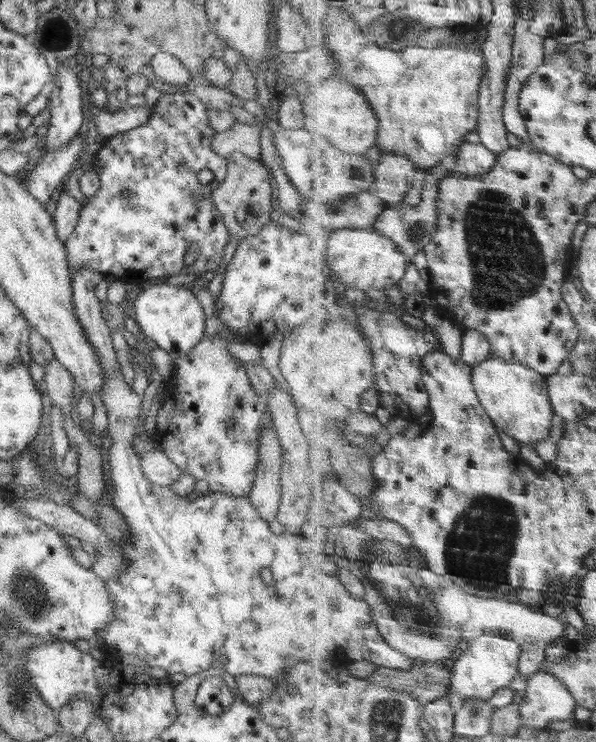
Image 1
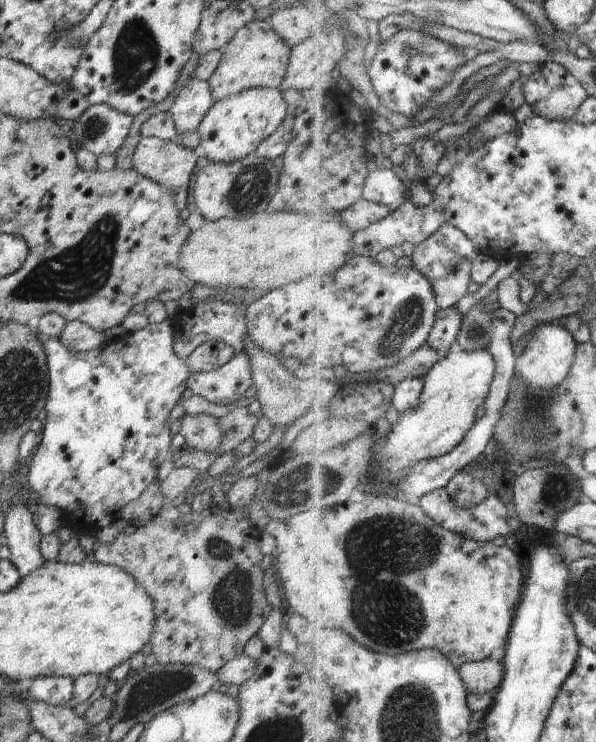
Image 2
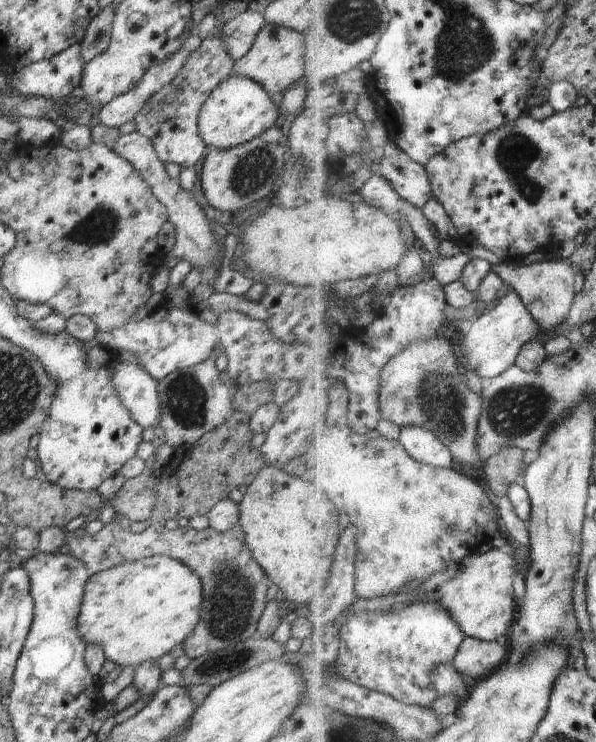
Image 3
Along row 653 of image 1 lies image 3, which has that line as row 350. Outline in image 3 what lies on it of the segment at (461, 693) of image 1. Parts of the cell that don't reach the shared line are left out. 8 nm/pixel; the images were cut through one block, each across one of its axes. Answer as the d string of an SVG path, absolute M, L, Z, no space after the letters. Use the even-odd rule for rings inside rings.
M512 290L493 310L484 311L474 320L473 327L463 342L462 359L466 366L469 364L470 369L483 379L491 381L517 365L522 348L540 338L539 329L540 326L530 313L529 307L522 301L518 292Z

